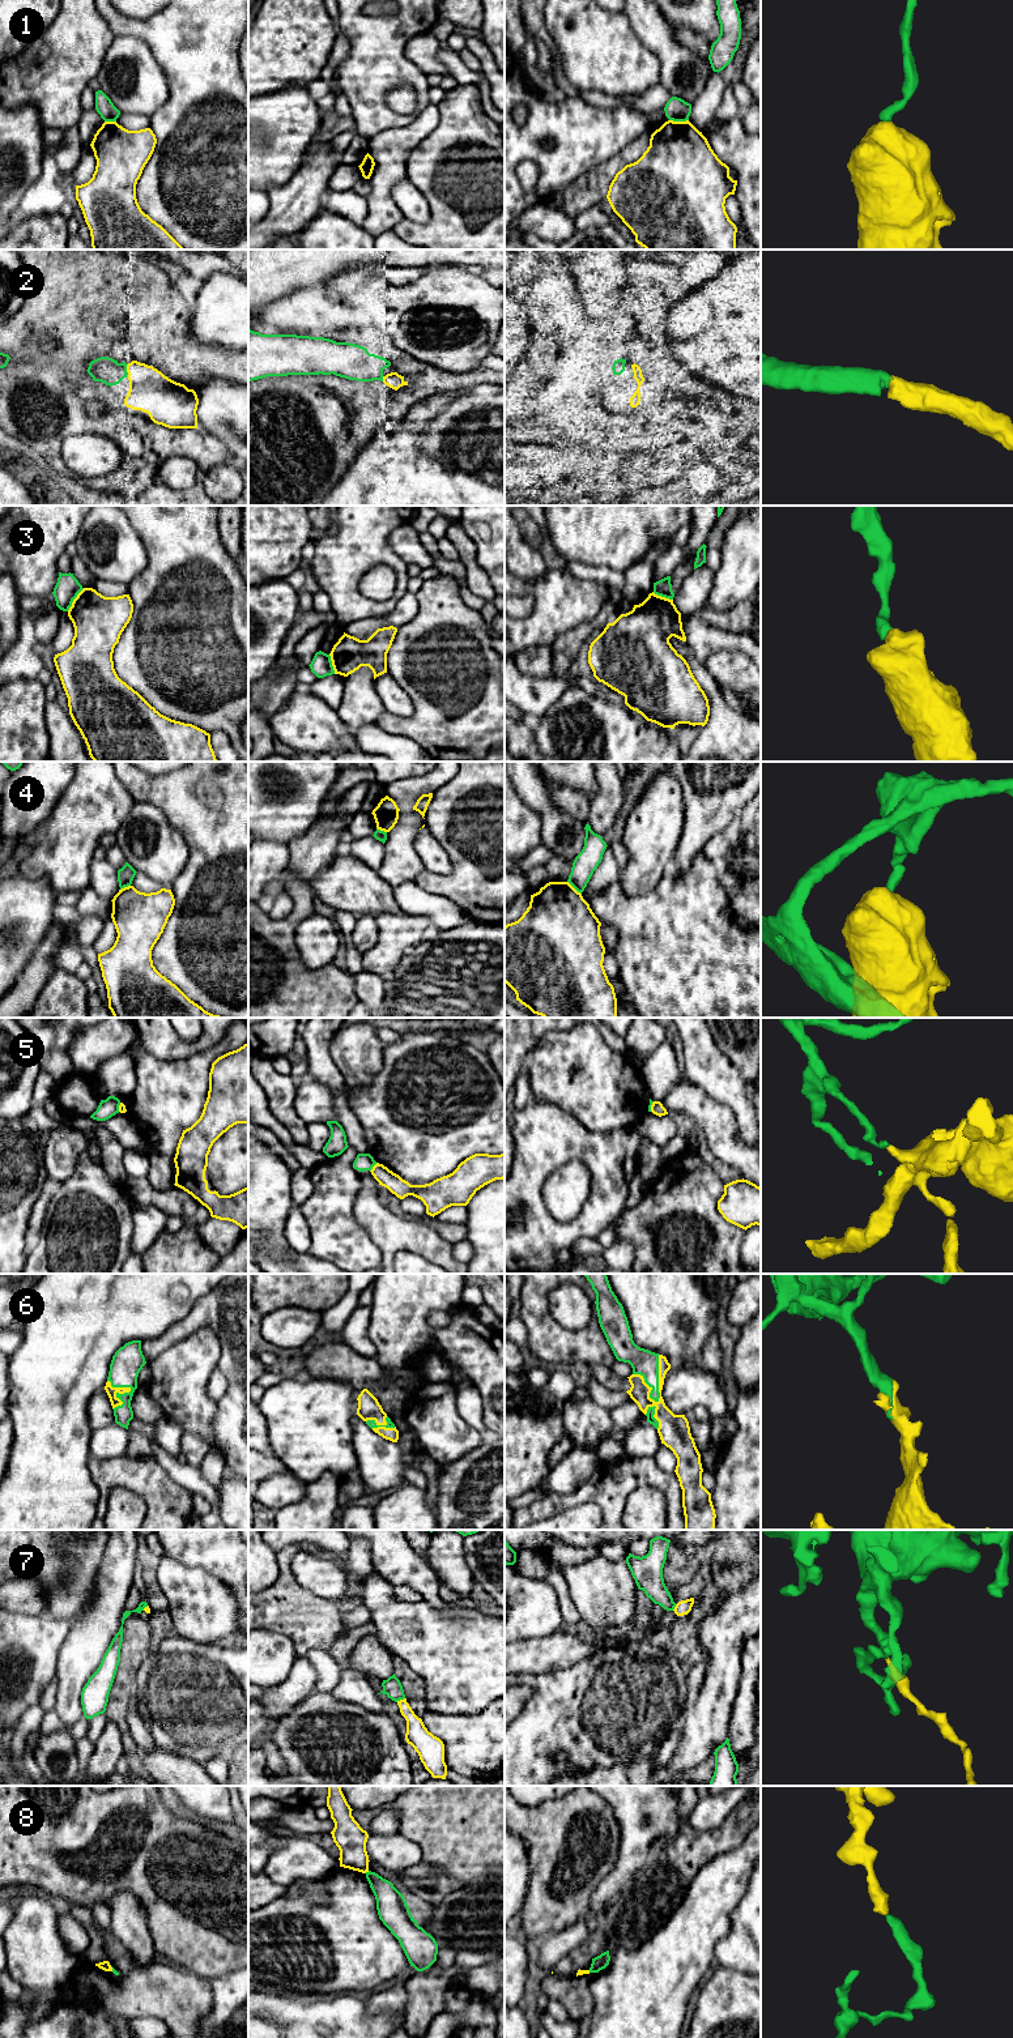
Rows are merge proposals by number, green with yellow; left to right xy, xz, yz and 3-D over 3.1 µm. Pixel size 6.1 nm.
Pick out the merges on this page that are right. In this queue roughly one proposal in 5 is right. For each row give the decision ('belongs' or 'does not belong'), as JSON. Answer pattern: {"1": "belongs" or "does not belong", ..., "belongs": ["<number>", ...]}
{"1": "does not belong", "2": "belongs", "3": "does not belong", "4": "does not belong", "5": "does not belong", "6": "belongs", "7": "does not belong", "8": "does not belong", "belongs": ["2", "6"]}

